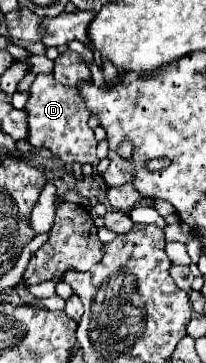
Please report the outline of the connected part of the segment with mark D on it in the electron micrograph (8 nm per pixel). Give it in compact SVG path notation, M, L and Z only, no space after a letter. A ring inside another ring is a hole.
M38 74L30 86L30 96L26 102L28 114L28 142L34 148L48 148L54 158L64 164L94 164L96 158L96 138L94 130L88 126L90 112L76 88L56 82L54 74Z

